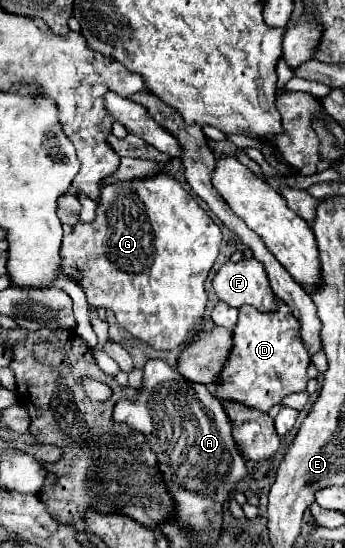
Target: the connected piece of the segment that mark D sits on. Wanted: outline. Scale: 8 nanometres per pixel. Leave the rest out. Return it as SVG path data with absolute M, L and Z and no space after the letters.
M277 298L275 312L259 312L253 306L241 306L239 322L233 330L233 340L235 342L229 354L229 364L225 364L221 380L211 386L215 396L223 400L237 400L267 412L285 396L305 392L309 382L307 366L311 360L299 332L299 320L283 300Z

